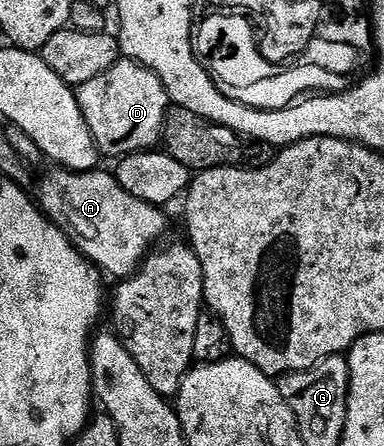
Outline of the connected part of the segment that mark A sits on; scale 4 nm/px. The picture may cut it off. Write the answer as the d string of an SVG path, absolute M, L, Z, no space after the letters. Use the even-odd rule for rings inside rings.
M51 168L39 182L37 202L43 213L66 232L72 246L115 280L130 278L167 230L167 218L156 203L132 200L118 177L106 174L103 168L85 172Z

